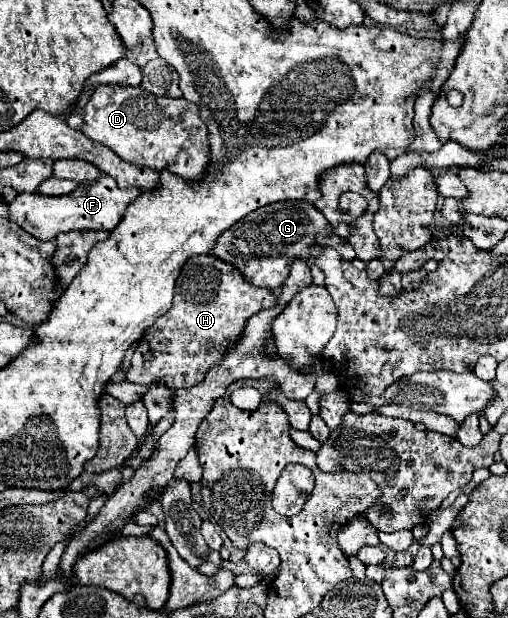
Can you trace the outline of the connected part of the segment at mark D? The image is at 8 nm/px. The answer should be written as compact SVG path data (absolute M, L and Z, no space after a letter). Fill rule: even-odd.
M101 84L95 88L93 96L89 98L85 110L83 110L83 126L81 132L87 134L93 142L105 144L111 148L117 156L121 156L125 162L147 166L153 170L171 170L185 180L199 180L199 176L205 172L207 166L207 152L209 152L209 140L207 140L207 128L203 120L199 118L199 108L193 102L187 102L185 98L159 98L155 94L145 92L139 86L113 86L113 84Z

